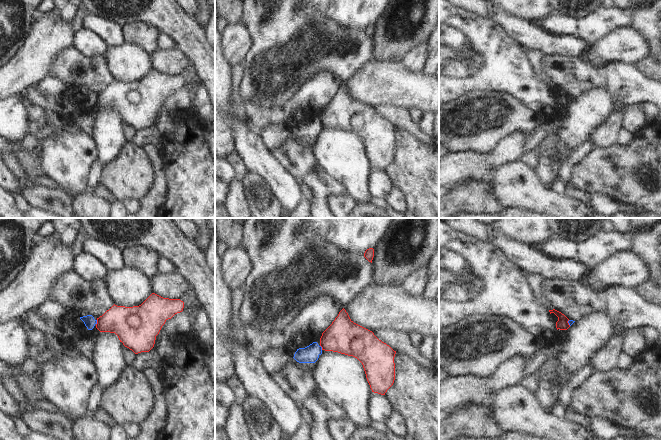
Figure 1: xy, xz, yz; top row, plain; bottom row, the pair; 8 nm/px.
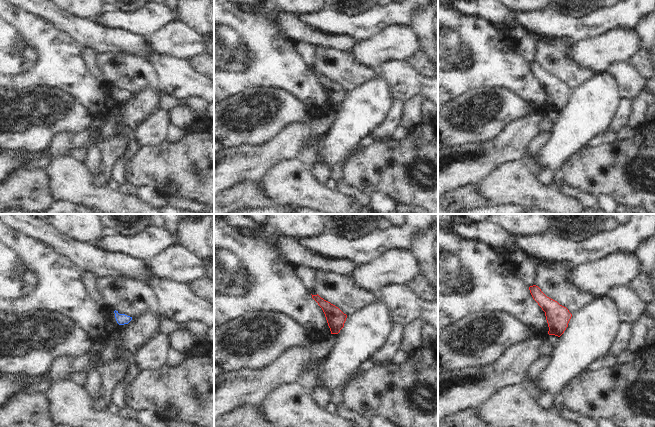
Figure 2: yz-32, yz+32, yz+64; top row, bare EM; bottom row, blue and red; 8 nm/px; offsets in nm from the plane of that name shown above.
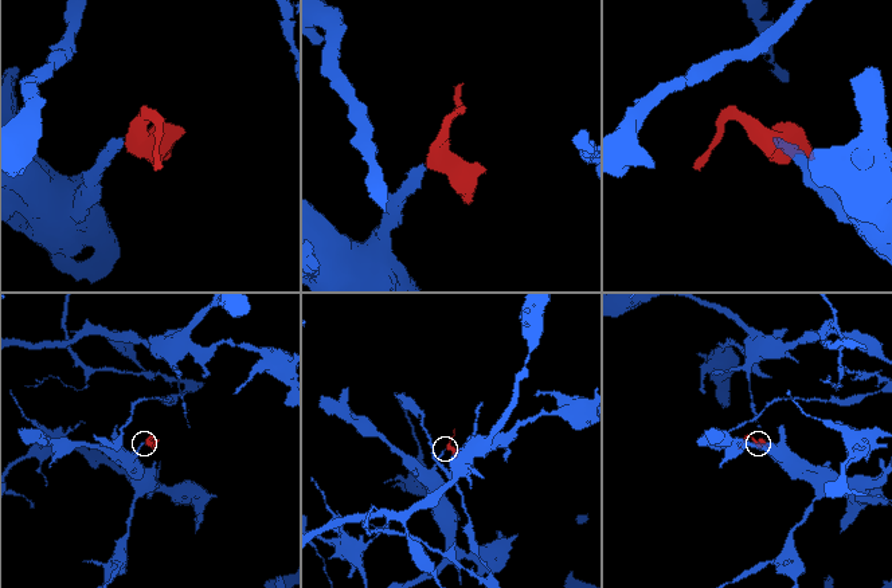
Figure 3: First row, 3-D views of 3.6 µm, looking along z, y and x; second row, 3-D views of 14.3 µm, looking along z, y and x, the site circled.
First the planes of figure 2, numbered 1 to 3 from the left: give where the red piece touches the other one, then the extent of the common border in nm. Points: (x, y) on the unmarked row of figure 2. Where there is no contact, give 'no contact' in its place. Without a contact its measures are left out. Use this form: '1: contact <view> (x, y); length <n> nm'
1: no contact
2: no contact
3: no contact

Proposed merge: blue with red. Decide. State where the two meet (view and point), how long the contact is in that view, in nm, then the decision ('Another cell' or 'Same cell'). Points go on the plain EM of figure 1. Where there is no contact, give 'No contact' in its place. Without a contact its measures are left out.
Touches blue at xy (96, 98). Shared border 40 nm. Another cell

